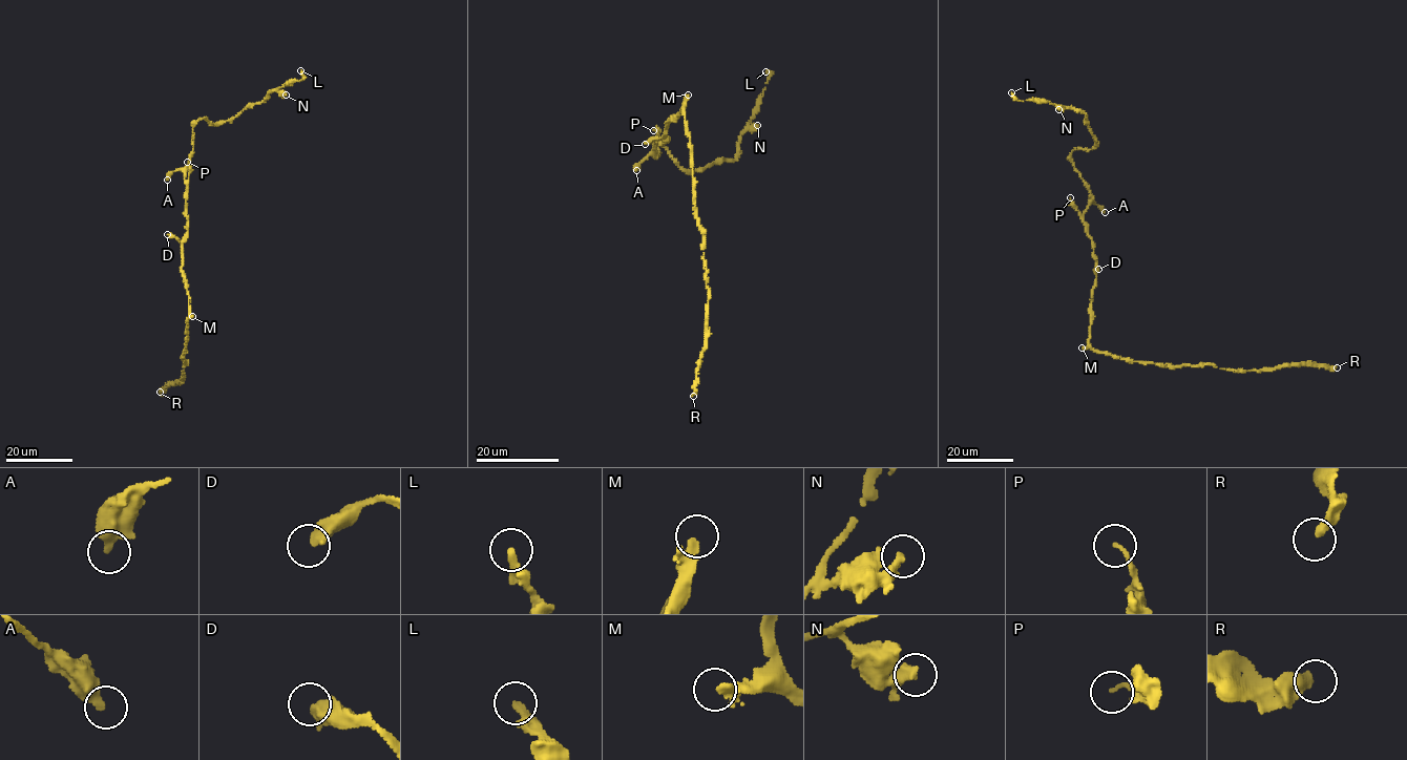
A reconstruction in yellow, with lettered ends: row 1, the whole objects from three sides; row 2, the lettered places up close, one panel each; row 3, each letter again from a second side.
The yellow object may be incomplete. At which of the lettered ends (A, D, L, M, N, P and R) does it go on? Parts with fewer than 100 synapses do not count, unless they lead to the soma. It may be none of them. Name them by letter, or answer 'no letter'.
M

